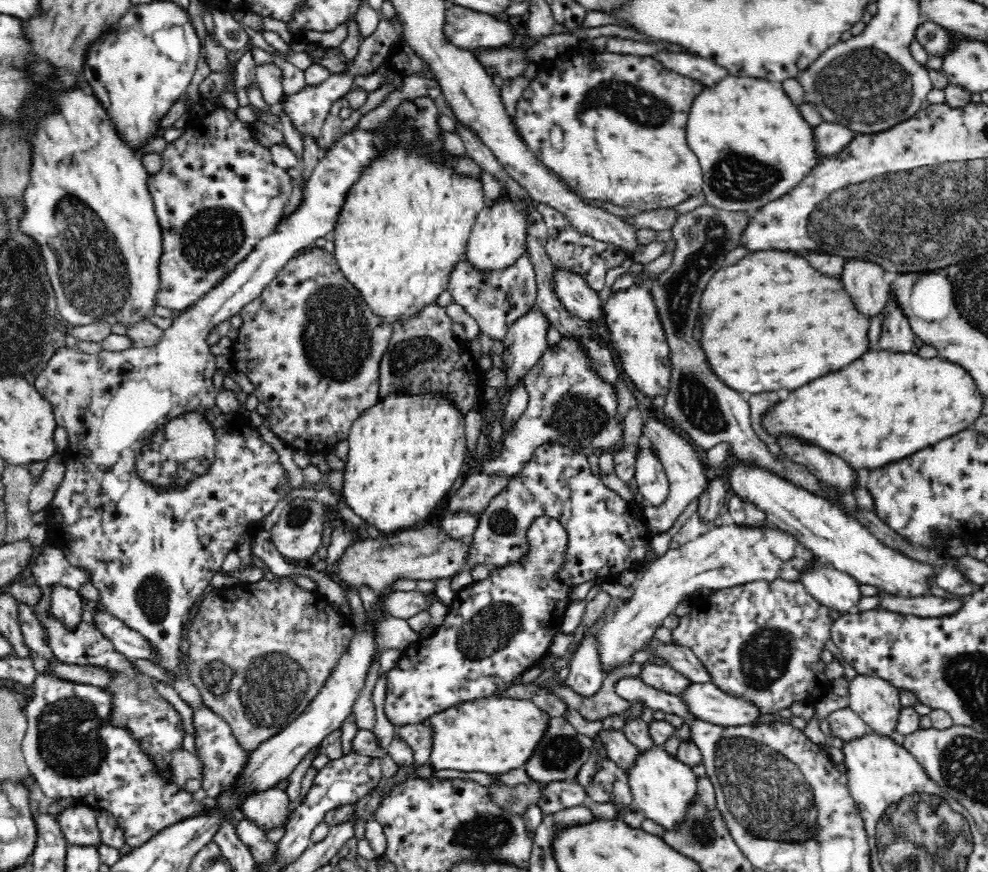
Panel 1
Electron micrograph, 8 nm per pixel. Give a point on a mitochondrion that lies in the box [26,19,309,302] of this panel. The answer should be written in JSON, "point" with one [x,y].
{"point":[214,242]}

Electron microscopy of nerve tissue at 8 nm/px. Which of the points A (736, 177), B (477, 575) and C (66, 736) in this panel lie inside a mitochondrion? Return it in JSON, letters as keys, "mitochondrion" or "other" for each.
{"A":"mitochondrion","B":"other","C":"mitochondrion"}

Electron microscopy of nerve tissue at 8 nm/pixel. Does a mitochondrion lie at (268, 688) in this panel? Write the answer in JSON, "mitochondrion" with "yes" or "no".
{"mitochondrion":"yes"}

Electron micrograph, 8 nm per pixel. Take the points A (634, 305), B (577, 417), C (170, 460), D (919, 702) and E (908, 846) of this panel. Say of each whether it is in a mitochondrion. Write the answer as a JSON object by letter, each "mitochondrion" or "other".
{"A":"other","B":"mitochondrion","C":"mitochondrion","D":"other","E":"mitochondrion"}

